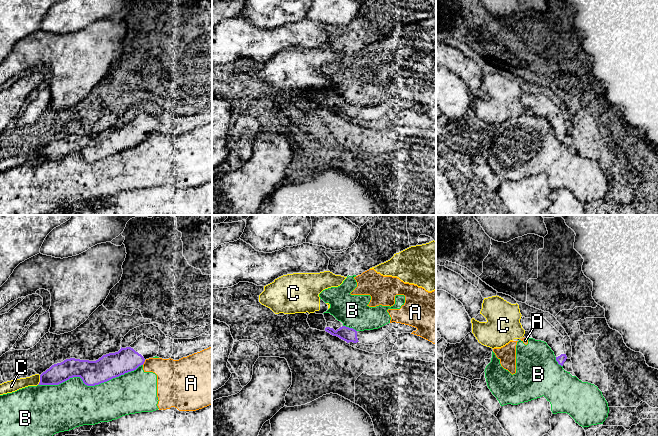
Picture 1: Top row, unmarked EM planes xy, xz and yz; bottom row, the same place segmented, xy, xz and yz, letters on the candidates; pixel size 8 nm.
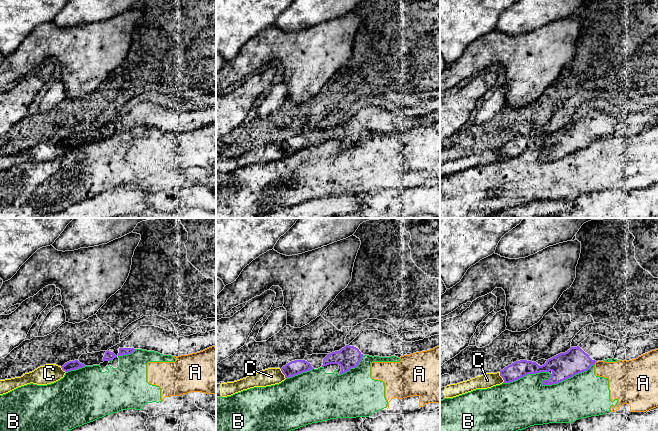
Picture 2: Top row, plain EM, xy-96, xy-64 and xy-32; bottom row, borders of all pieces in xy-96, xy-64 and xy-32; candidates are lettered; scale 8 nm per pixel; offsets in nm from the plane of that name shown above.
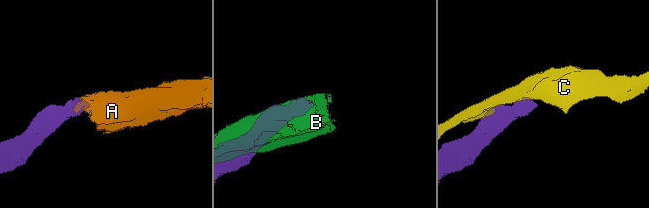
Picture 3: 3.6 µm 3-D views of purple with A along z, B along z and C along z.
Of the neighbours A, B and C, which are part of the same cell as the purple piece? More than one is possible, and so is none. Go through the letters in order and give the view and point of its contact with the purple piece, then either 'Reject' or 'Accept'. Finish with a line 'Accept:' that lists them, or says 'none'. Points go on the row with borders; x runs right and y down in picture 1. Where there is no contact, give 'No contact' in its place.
A: Touches purple at xy (144, 361). Reject
B: Touches purple at xy (89, 385). Reject
C: Touches purple at xy (40, 380). Reject
Accept: none

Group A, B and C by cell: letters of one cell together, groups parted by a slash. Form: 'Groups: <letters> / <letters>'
Groups: A B / C

